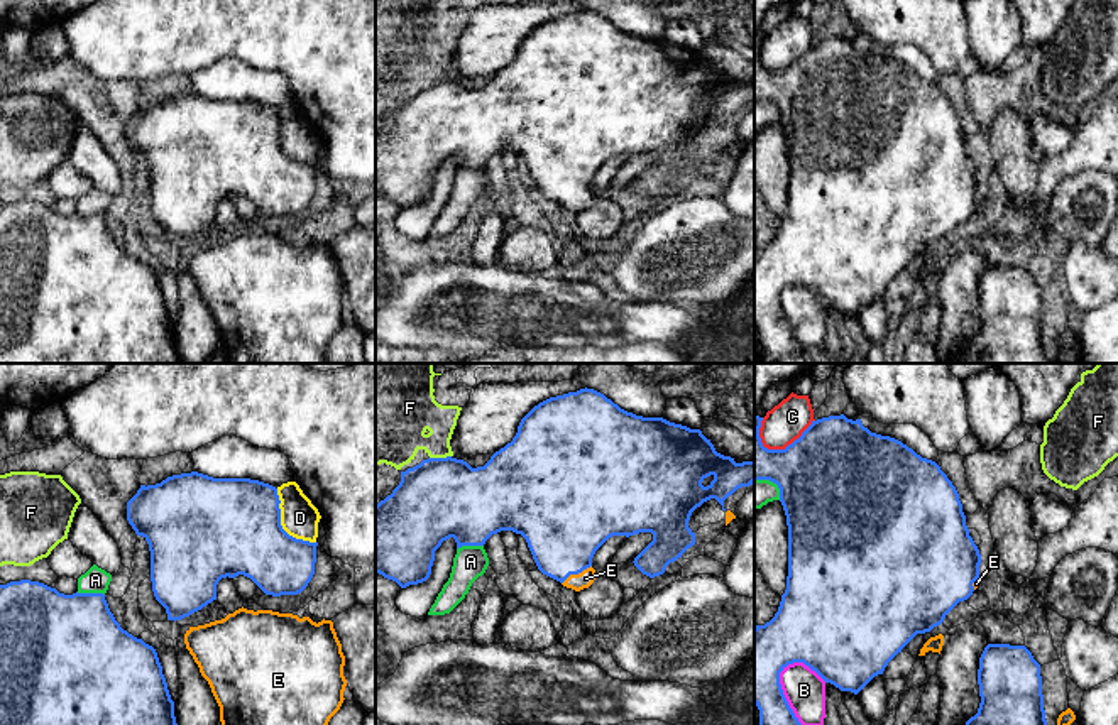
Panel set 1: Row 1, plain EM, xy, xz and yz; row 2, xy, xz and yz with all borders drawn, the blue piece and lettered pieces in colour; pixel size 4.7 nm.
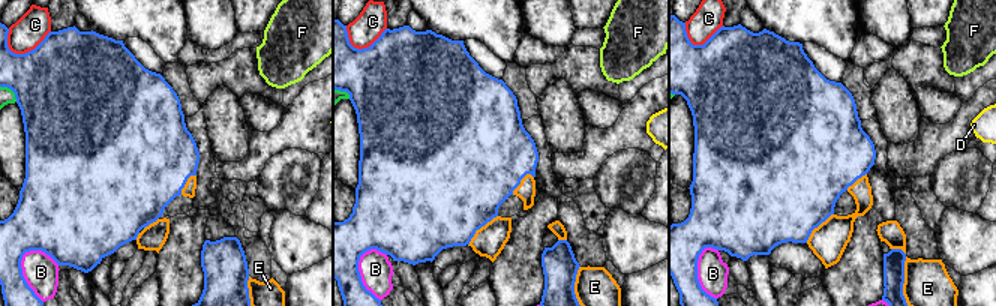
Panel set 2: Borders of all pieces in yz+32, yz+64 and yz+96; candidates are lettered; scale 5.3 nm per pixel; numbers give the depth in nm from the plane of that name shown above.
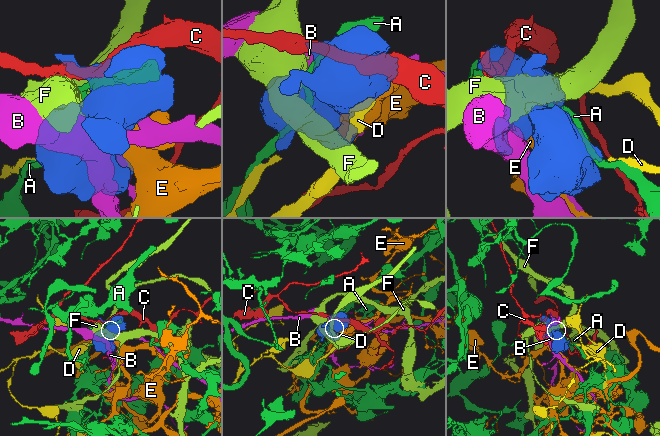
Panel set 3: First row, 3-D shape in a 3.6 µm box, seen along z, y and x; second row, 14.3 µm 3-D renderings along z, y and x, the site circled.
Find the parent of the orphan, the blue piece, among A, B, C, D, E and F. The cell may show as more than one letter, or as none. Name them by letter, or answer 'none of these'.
E

